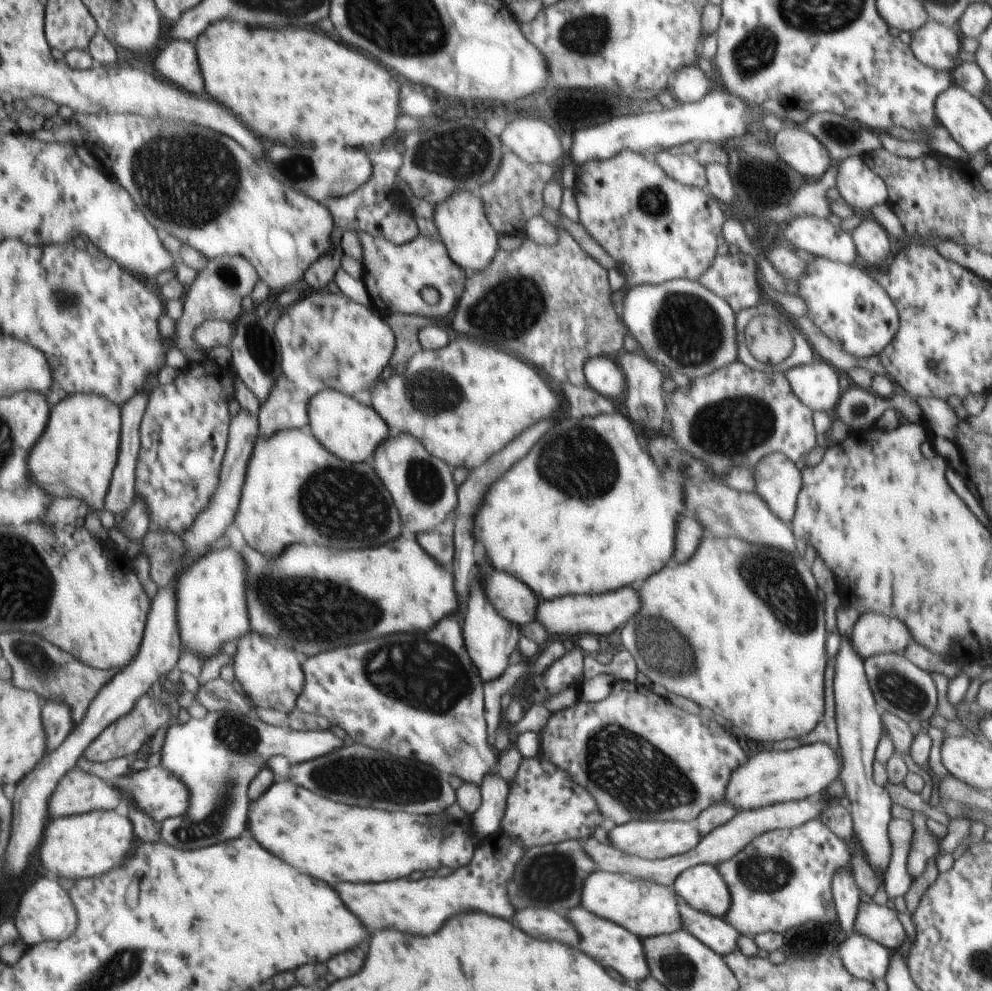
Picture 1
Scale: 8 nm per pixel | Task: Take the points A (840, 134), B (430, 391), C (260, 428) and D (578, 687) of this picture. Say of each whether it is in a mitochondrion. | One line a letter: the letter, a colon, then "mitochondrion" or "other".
A: mitochondrion
B: mitochondrion
C: other
D: other

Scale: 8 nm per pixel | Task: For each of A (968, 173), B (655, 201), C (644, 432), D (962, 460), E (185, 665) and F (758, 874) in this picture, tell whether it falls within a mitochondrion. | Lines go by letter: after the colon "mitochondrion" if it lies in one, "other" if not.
A: other
B: mitochondrion
C: other
D: other
E: other
F: mitochondrion

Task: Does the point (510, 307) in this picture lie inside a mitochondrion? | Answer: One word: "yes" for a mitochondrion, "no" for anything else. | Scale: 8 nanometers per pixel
yes

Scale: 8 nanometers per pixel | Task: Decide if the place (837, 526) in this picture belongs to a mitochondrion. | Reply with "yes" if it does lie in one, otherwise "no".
no

